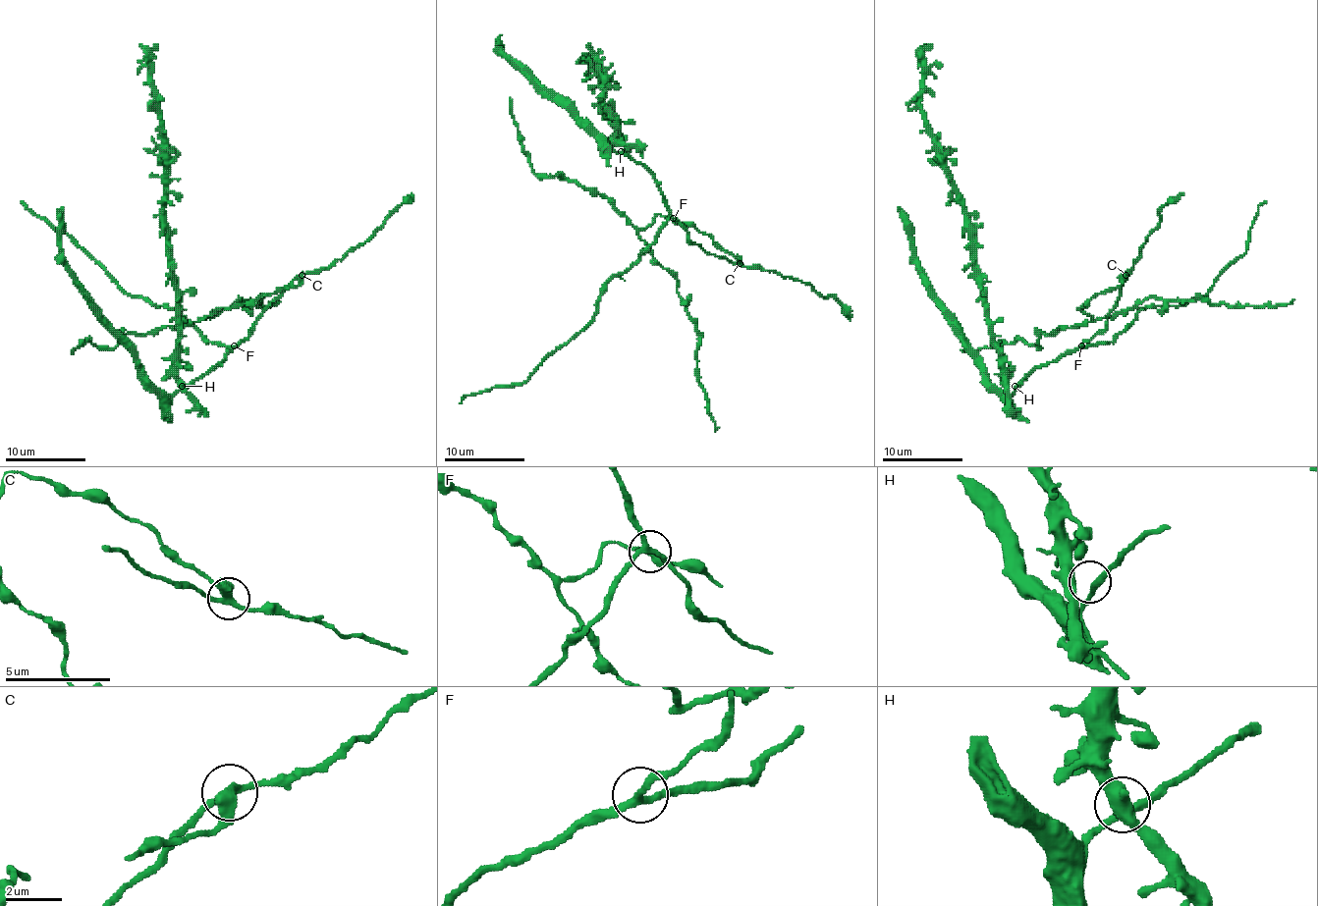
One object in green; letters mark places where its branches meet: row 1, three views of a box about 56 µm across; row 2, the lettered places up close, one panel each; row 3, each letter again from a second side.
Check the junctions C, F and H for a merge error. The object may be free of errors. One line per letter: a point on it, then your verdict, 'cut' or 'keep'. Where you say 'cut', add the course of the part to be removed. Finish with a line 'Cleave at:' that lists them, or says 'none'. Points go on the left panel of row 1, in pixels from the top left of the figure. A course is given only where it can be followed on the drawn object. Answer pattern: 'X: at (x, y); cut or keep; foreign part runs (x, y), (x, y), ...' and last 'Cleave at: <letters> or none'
C: at (302, 275); cut; foreign part runs (301, 276), (297, 286), (200, 320), (239, 297), (260, 299), (258, 305), (276, 299)
F: at (234, 346); keep
H: at (182, 386); keep
Cleave at: C

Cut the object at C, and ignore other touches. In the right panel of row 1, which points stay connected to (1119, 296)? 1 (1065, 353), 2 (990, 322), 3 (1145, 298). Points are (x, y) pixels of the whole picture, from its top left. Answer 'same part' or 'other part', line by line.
1: same part
2: same part
3: other part

